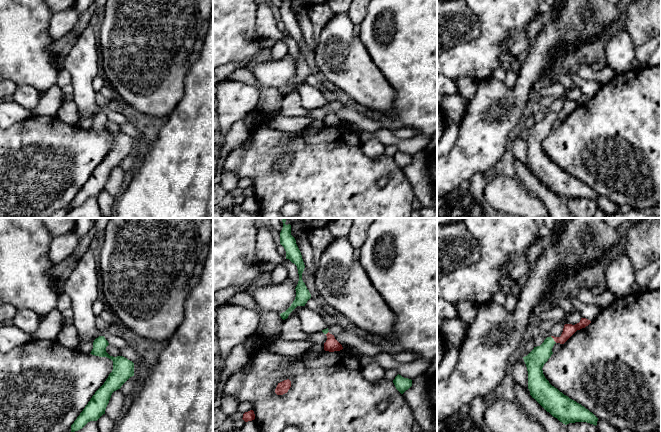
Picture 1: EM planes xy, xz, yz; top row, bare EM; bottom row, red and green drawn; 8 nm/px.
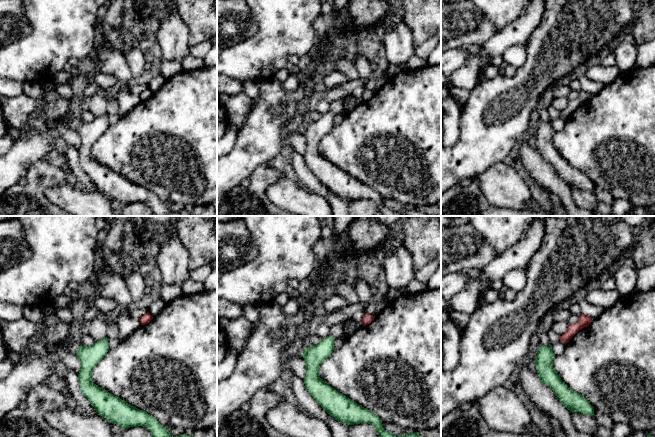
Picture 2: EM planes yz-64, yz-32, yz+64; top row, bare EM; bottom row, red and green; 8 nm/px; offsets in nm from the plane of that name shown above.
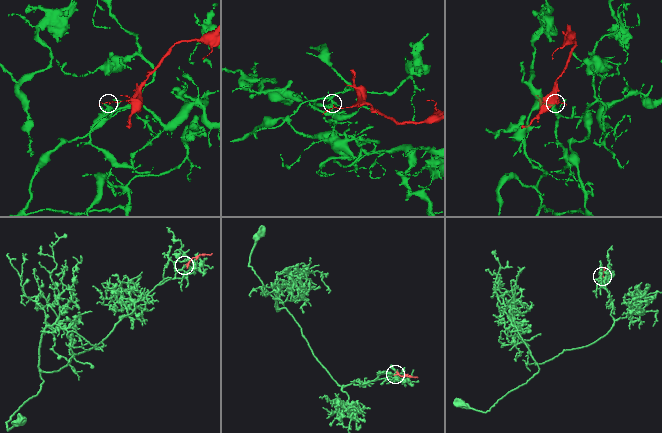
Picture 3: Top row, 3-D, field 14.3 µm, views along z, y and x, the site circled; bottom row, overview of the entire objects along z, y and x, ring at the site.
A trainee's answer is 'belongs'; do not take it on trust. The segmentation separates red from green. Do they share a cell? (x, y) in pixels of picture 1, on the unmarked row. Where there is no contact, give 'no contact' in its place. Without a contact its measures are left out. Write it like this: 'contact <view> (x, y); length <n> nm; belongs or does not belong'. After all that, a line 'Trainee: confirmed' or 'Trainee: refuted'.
contact yz (553, 114); length 80 nm; belongs
Trainee: confirmed

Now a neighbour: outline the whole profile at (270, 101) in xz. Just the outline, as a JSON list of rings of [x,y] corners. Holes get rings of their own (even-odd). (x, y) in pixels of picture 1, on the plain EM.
[[[248,67],[237,69],[228,78],[232,81],[240,81],[248,85],[256,86],[260,92],[257,109],[264,112],[270,118],[275,118],[280,115],[284,96],[277,88],[260,85],[251,69]]]

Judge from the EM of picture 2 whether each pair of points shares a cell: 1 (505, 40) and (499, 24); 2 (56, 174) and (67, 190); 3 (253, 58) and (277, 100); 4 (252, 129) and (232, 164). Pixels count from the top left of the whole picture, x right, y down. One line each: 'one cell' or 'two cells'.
1: two cells
2: two cells
3: two cells
4: one cell

